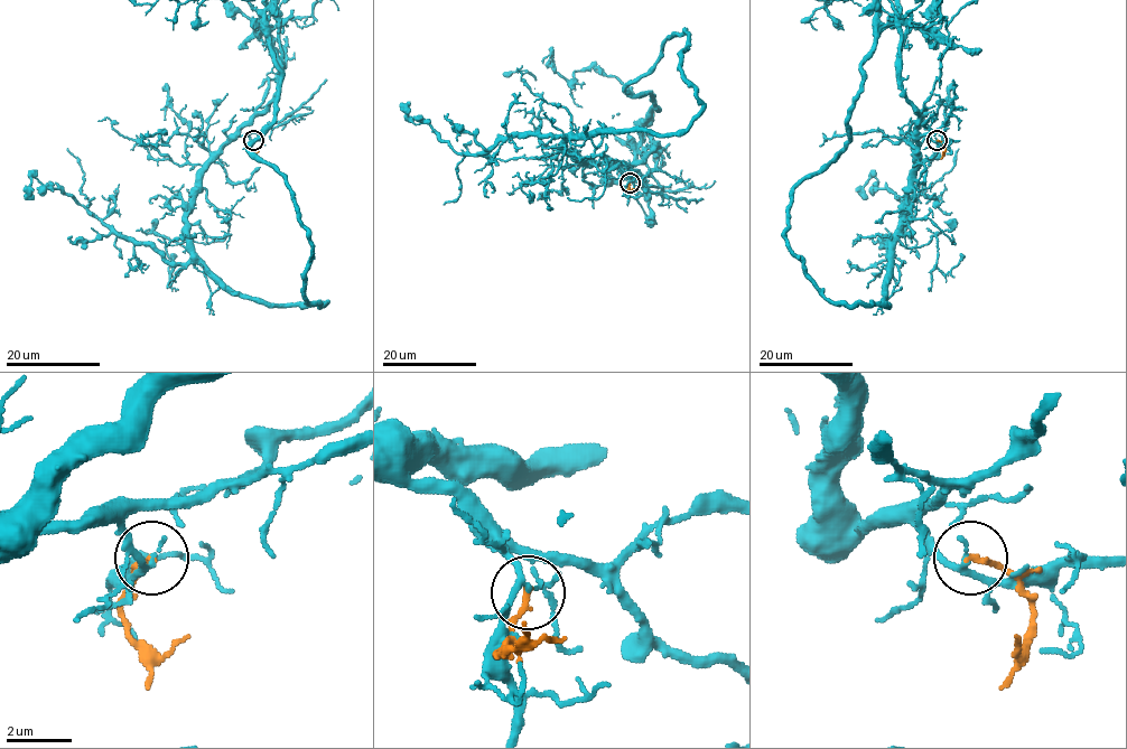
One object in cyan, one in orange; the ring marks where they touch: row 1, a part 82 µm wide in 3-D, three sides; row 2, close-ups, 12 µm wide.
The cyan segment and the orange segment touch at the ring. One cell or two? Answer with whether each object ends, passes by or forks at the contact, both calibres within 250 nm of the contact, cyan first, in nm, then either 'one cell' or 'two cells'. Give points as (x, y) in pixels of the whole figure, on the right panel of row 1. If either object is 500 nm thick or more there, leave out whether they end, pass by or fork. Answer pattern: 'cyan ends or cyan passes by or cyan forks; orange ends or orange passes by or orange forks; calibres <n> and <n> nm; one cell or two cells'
cyan passes by; orange ends; calibres 170 and 180 nm; two cells

